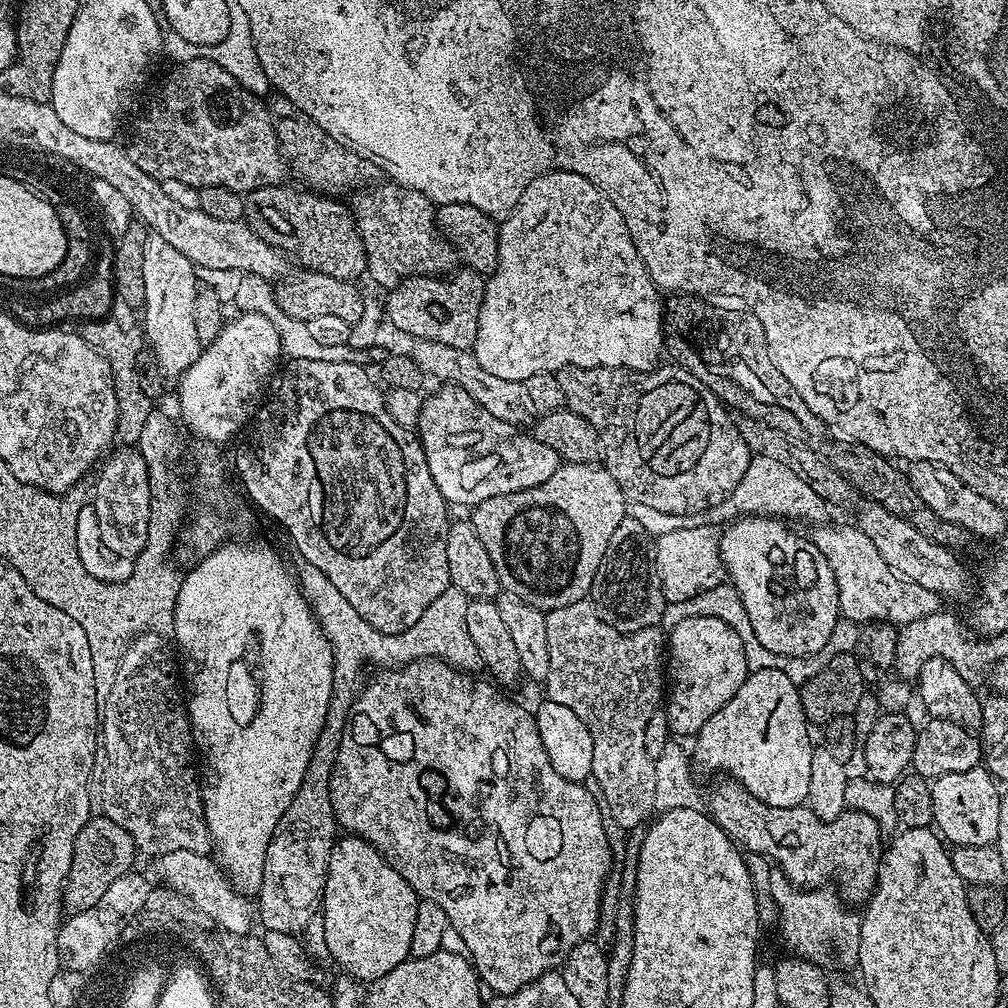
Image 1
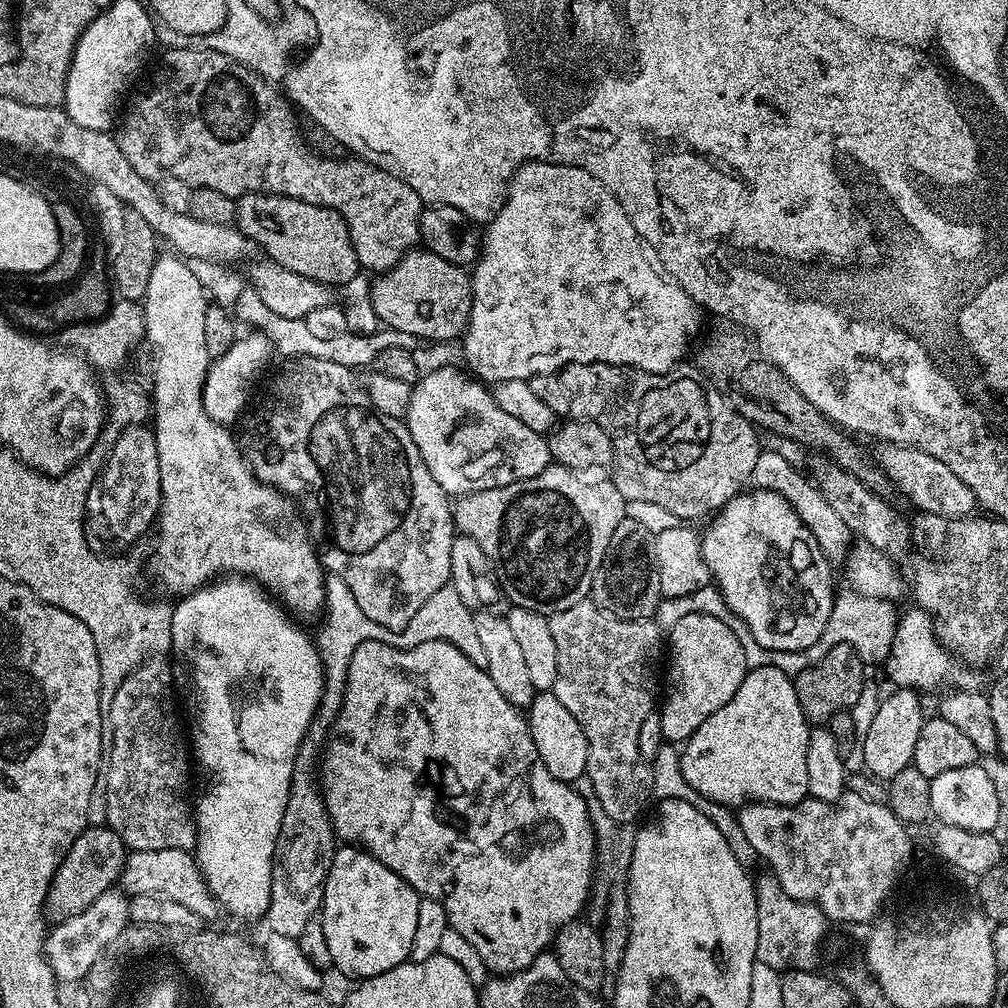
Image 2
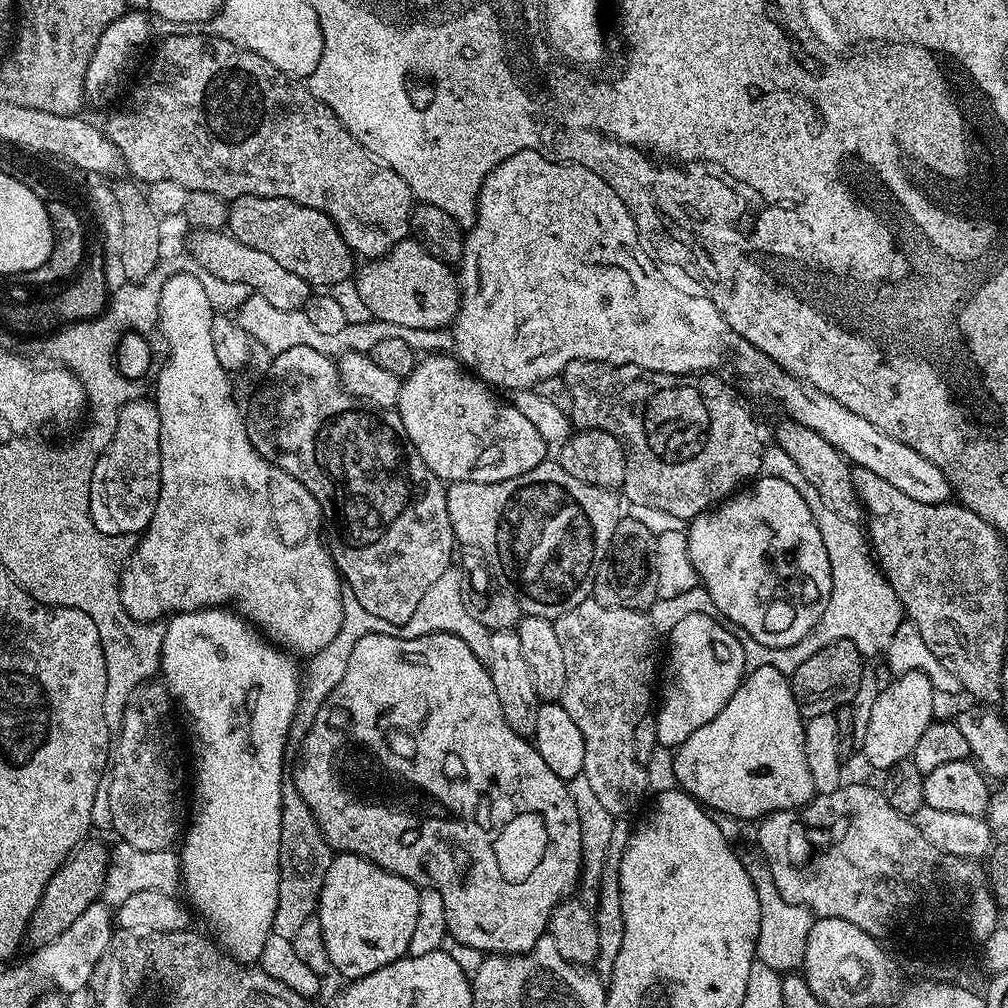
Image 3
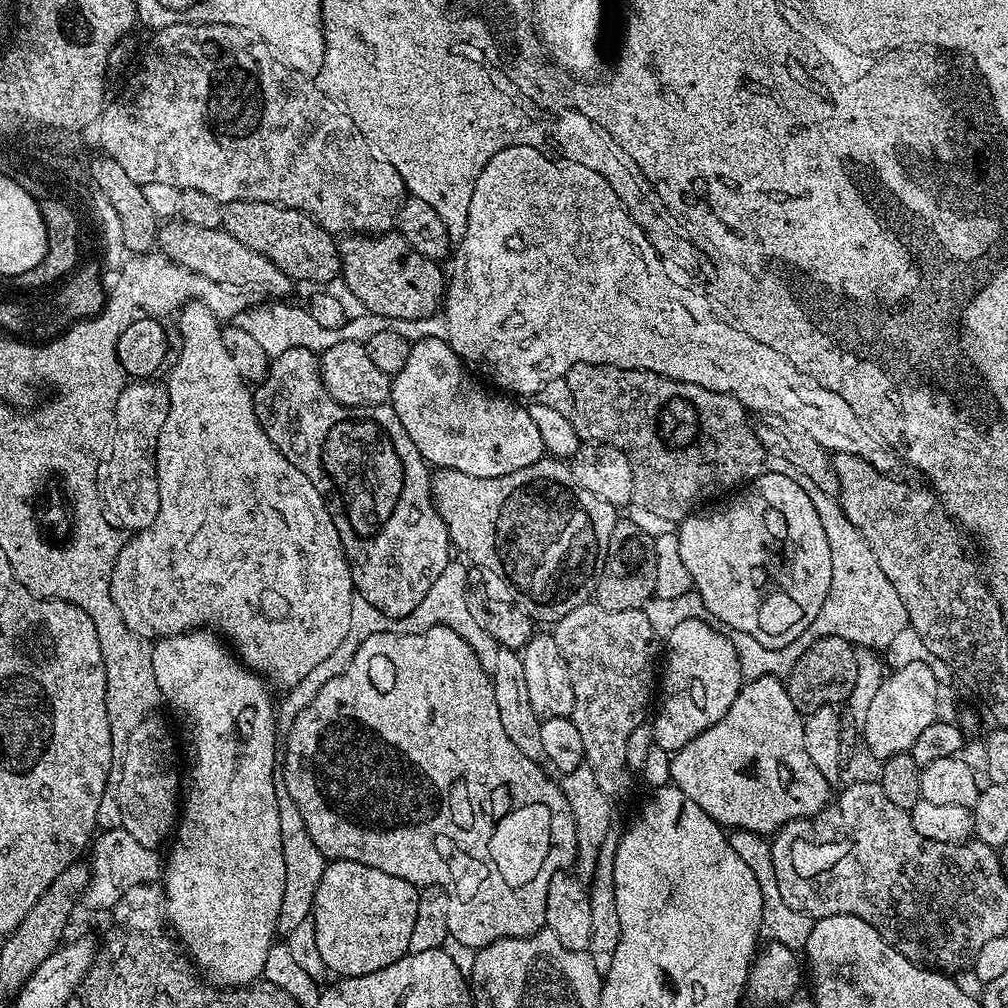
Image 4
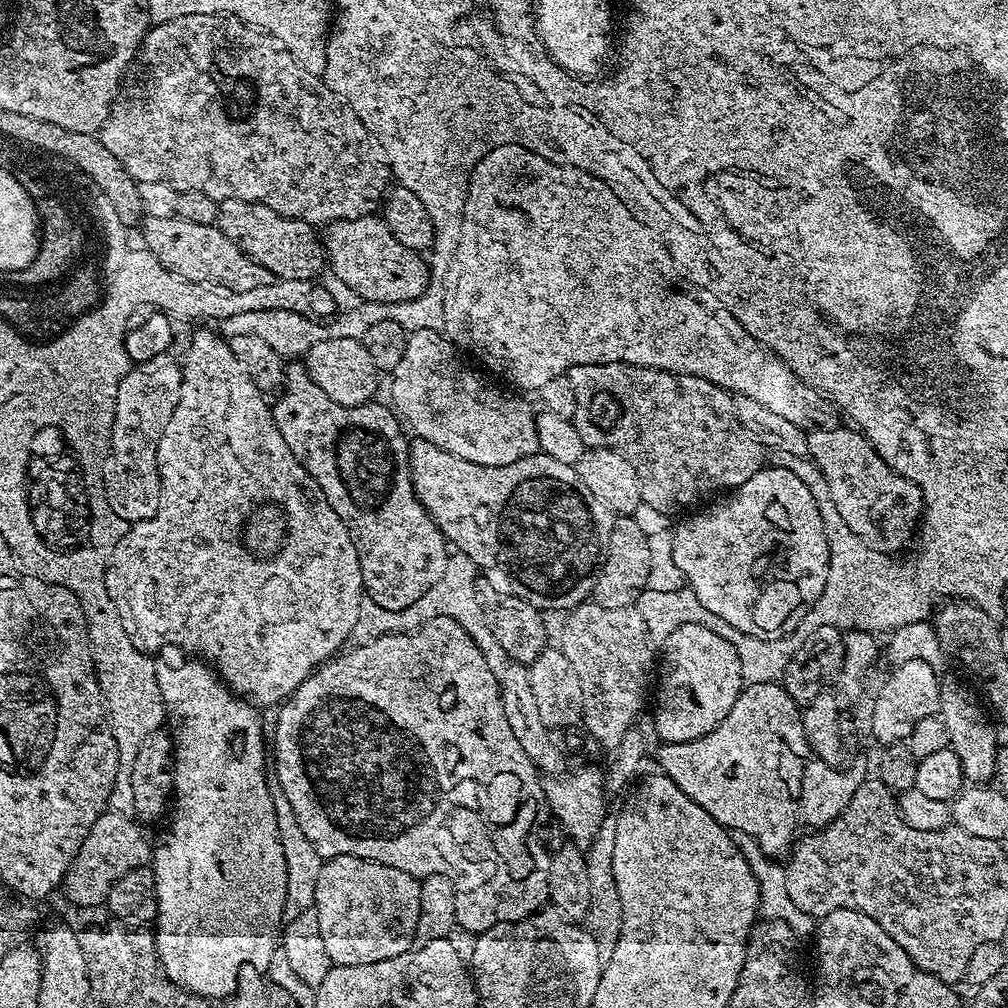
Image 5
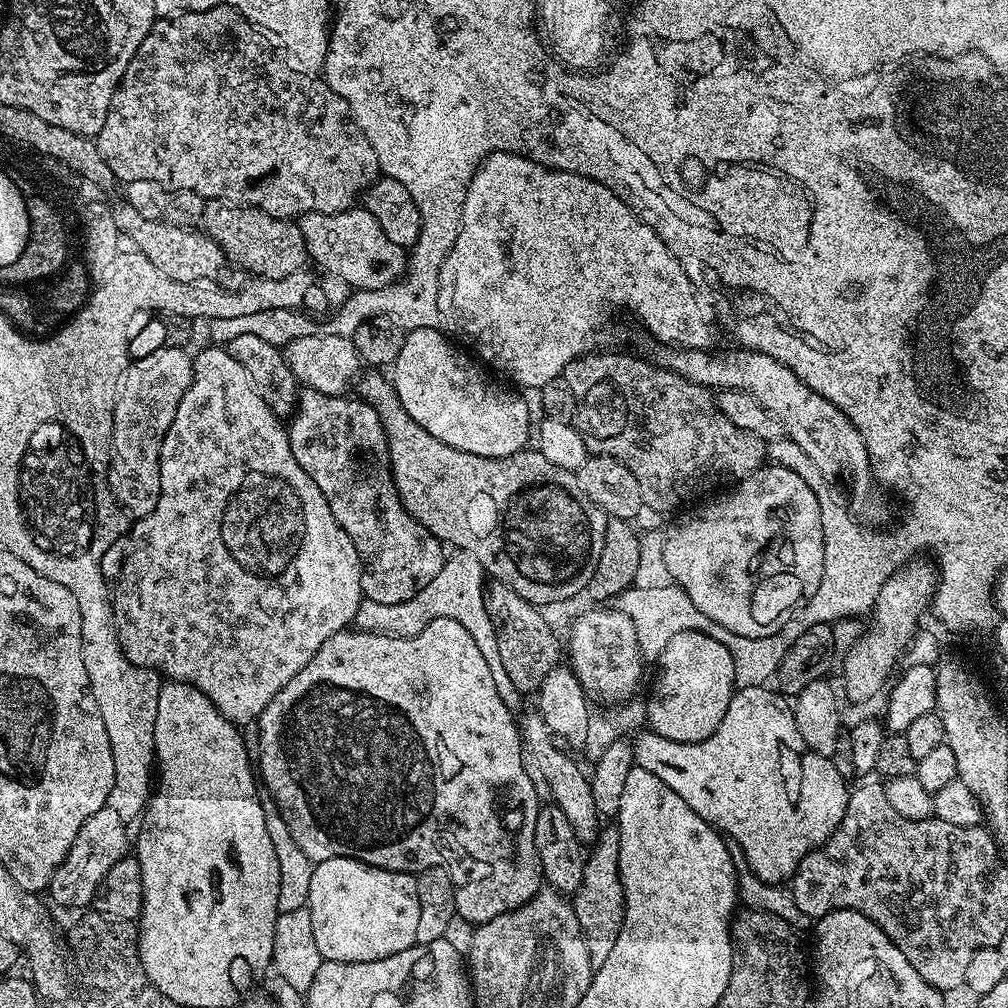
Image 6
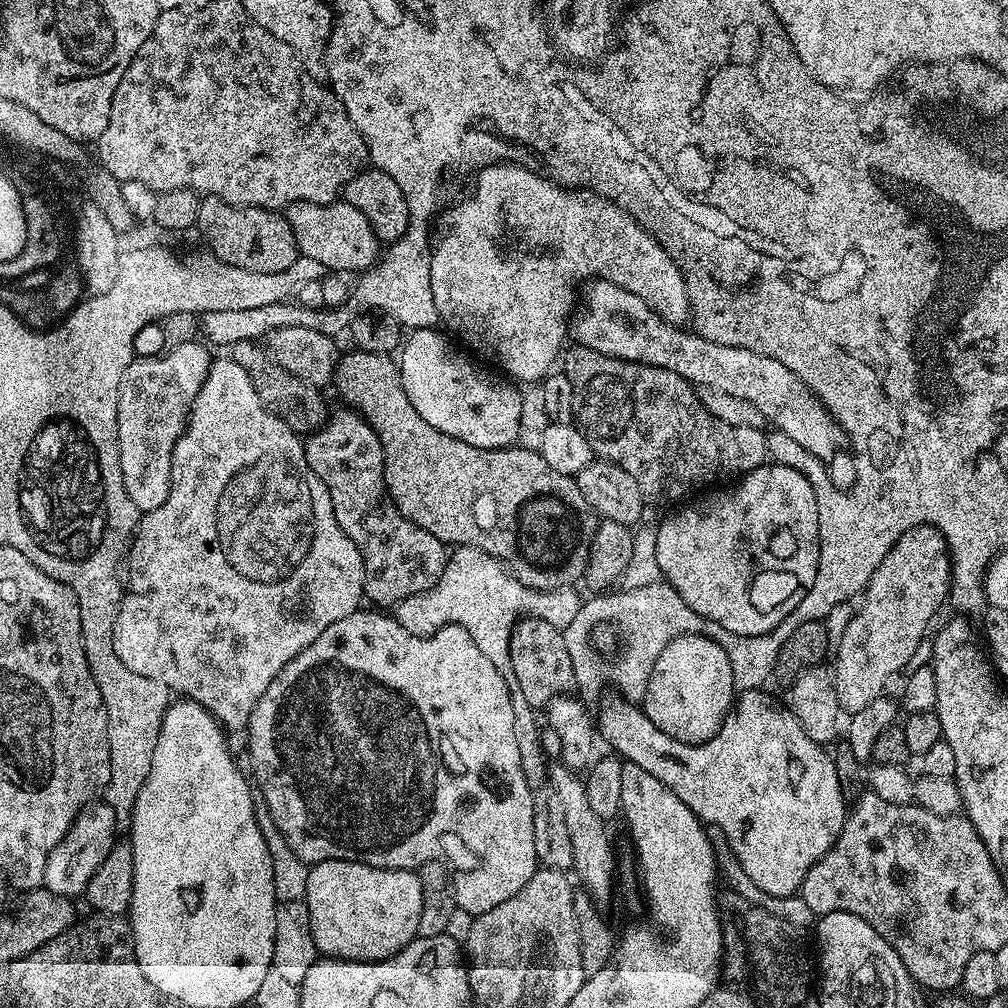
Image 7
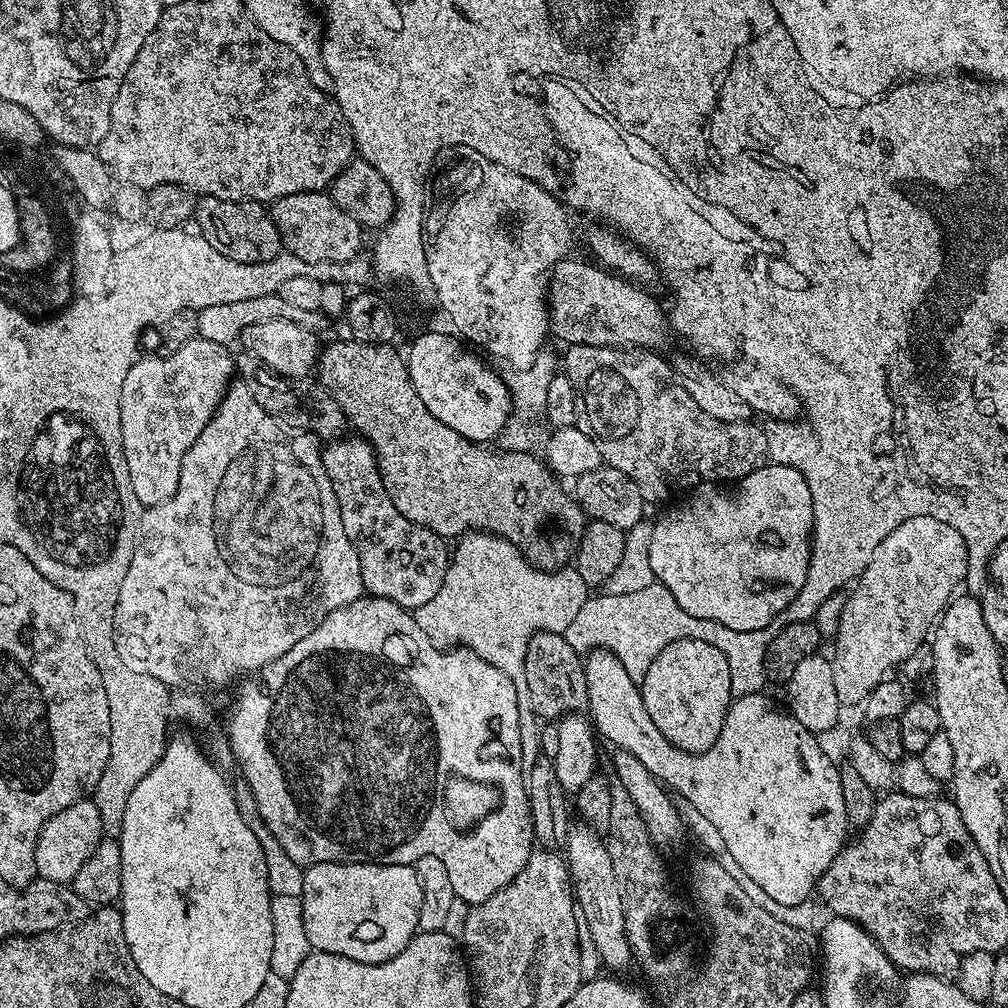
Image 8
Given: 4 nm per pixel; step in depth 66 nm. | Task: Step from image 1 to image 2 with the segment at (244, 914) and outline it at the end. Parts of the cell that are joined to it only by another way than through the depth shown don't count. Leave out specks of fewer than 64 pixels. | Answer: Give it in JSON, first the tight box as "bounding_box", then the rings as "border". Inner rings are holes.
{"bounding_box":[119,848,222,922],"border":[[[181,848],[129,851],[119,883],[129,897],[159,894],[162,898],[170,898],[170,902],[178,902],[186,906],[186,910],[194,910],[194,914],[198,914],[204,922],[218,919],[220,912],[222,916],[222,906],[208,889],[208,884],[196,864],[195,855]]]}

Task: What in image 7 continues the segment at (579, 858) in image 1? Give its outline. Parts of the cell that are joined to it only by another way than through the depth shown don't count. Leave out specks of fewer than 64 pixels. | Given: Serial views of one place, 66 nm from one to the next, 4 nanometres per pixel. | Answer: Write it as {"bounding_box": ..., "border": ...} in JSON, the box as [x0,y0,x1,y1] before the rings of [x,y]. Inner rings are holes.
{"bounding_box":[246,610,538,918],"border":[[[357,610],[342,622],[326,626],[302,654],[298,654],[266,686],[266,694],[257,700],[250,714],[246,739],[252,755],[252,768],[256,771],[255,783],[261,784],[259,795],[266,802],[274,826],[286,838],[290,850],[309,866],[327,860],[353,860],[375,868],[407,868],[418,870],[431,860],[443,860],[452,869],[456,887],[456,906],[461,913],[469,912],[475,918],[502,906],[506,898],[514,898],[530,882],[538,867],[534,850],[534,792],[528,788],[519,762],[518,741],[514,734],[514,708],[511,690],[506,680],[478,650],[478,642],[455,624],[440,628],[433,636],[412,636],[396,620],[395,615],[384,610],[364,612]]]}

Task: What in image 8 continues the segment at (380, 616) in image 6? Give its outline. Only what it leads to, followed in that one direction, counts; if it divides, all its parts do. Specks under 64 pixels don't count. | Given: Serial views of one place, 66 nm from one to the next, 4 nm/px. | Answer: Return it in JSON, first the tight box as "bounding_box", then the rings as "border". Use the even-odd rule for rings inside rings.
{"bounding_box":[415,532,590,708],"border":[[[465,532],[455,544],[450,552],[446,578],[442,578],[442,587],[438,589],[438,594],[434,594],[434,598],[430,598],[430,602],[426,602],[426,606],[415,609],[415,622],[436,647],[445,650],[453,646],[469,648],[505,672],[516,684],[518,708],[529,707],[530,690],[523,682],[524,659],[530,638],[539,632],[563,634],[588,600],[590,585],[582,582],[579,572],[572,566],[557,568],[554,572],[535,568],[520,549],[503,536],[493,536],[491,532]]]}

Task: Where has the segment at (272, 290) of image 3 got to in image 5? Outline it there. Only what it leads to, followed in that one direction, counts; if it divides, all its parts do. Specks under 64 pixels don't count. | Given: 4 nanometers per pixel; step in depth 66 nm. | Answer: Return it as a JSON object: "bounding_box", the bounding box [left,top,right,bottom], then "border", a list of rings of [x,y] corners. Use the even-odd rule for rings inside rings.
{"bounding_box":[140,215,274,292],"border":[[[176,215],[170,218],[149,216],[143,221],[140,230],[141,241],[158,259],[159,264],[184,281],[209,284],[229,292],[249,292],[263,284],[272,283],[274,279],[270,270],[258,266],[258,262],[250,259],[213,224],[186,222],[186,218],[178,218]]]}

